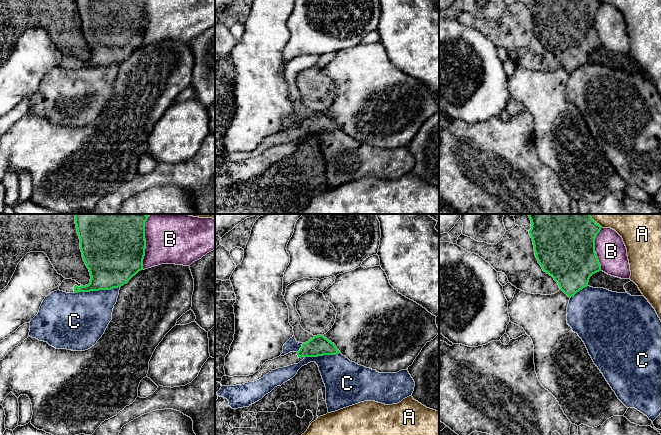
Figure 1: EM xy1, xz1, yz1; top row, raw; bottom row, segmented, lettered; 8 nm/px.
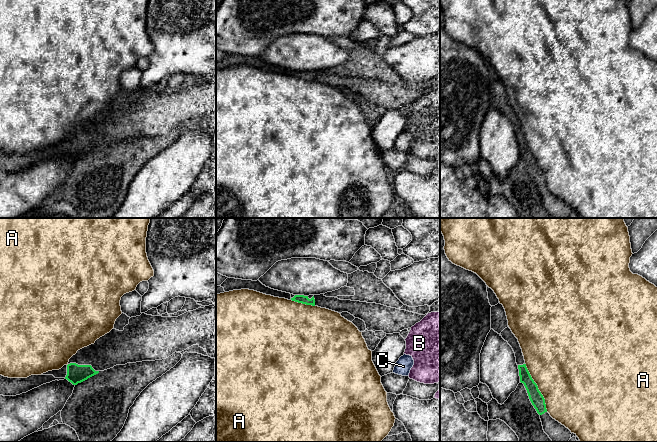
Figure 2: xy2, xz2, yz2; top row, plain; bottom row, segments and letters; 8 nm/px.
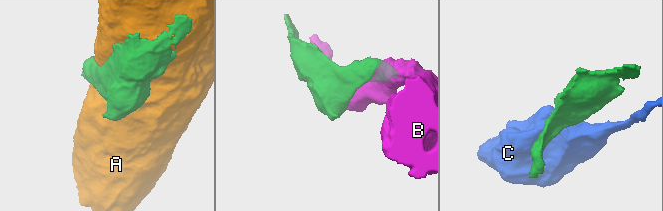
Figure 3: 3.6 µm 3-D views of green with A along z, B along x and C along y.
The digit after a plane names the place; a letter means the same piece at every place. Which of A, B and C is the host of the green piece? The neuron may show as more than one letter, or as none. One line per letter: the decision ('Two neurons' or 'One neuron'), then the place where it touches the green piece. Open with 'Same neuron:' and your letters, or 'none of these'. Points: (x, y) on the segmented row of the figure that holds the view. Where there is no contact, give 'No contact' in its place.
Same neuron: none of these
A: Two neurons. Touches green at yz2 (537, 387)
B: Two neurons. Touches green at xy1 (145, 243)
C: Two neurons. Touches green at xy1 (96, 290)

